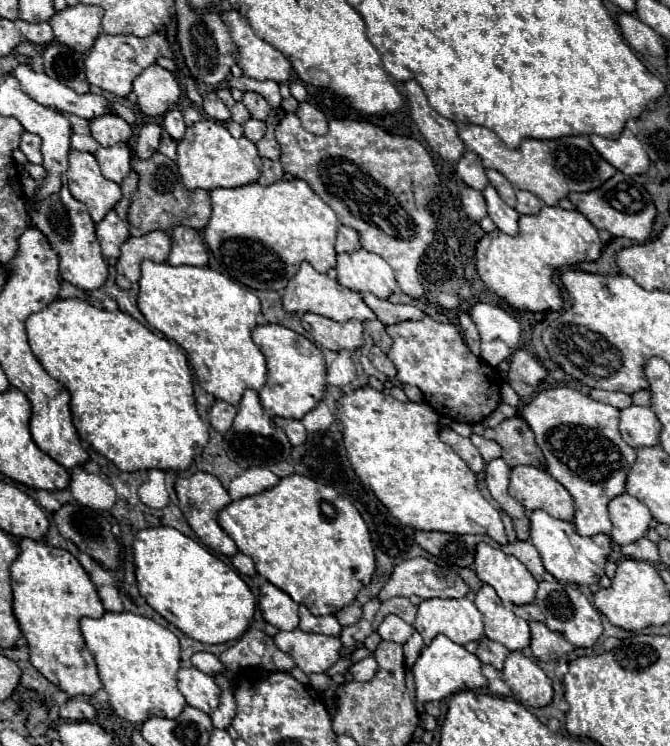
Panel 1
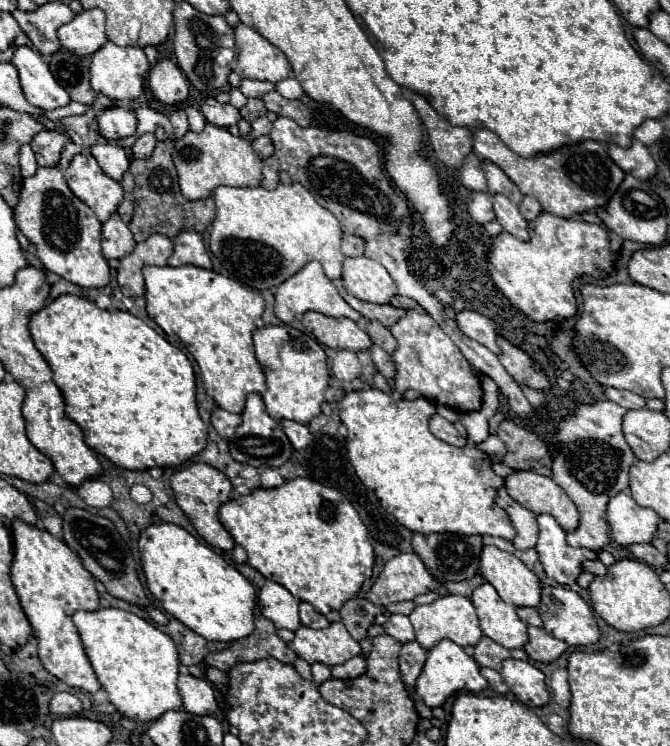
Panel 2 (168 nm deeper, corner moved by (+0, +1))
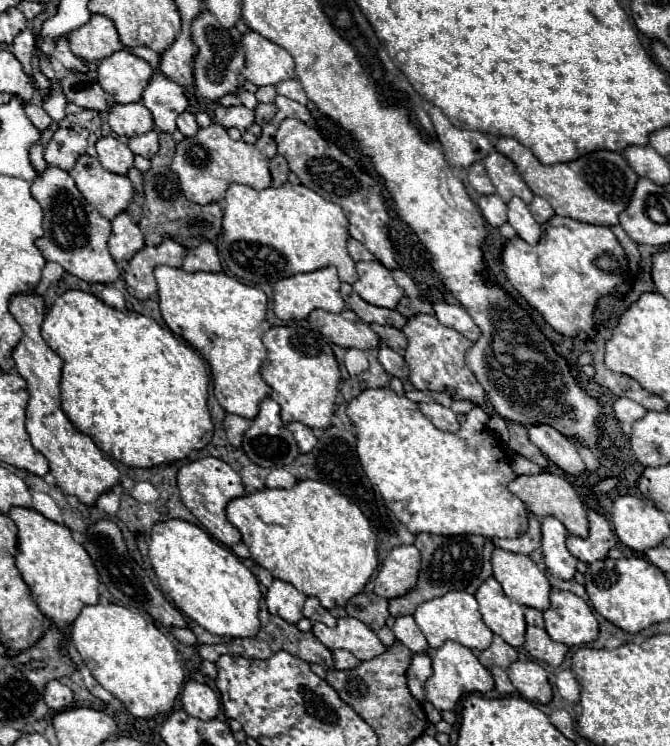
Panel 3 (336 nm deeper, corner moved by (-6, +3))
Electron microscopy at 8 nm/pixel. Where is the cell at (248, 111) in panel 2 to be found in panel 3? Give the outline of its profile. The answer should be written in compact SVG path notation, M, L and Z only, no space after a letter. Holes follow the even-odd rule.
M258 104L256 108L254 108L254 114L256 114L256 122L260 124L260 126L264 126L264 124L268 124L270 120L272 120L272 116L276 114L276 104Z

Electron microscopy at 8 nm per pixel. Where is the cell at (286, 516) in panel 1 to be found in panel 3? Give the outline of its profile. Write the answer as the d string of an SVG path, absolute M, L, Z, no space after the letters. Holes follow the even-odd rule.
M300 480L292 488L264 488L242 498L234 498L226 506L228 520L240 530L242 542L250 548L252 558L270 570L278 580L292 584L306 596L316 596L324 608L346 606L346 602L364 590L364 584L378 568L376 534L362 510L344 494L328 496L328 484L316 480Z

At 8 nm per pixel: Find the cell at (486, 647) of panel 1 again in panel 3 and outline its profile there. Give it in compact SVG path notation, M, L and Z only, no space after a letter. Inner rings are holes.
M494 636L492 644L480 654L480 664L488 670L494 666L506 670L516 658L518 658L518 652L510 644L506 644L500 636Z

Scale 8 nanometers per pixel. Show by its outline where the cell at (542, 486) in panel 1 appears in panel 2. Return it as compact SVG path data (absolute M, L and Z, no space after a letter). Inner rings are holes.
M520 470L506 478L506 492L534 514L554 516L566 532L578 528L578 510L574 502L552 478Z

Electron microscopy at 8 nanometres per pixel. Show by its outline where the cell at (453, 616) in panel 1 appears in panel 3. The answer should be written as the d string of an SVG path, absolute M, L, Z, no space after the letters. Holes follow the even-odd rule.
M454 590L440 598L420 604L414 612L414 620L420 626L422 634L426 636L430 648L434 648L434 650L440 648L446 640L454 640L466 648L476 648L476 650L486 650L486 646L490 646L490 642L492 642L492 630L482 622L478 602L468 592Z

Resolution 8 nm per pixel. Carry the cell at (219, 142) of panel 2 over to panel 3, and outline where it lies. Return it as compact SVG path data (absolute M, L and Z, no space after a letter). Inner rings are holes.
M210 124L208 128L200 128L194 136L184 138L174 154L172 170L178 174L184 196L196 204L210 204L224 198L226 188L232 182L252 186L256 190L270 186L270 170L268 158L254 146L242 140L232 140L224 126Z

